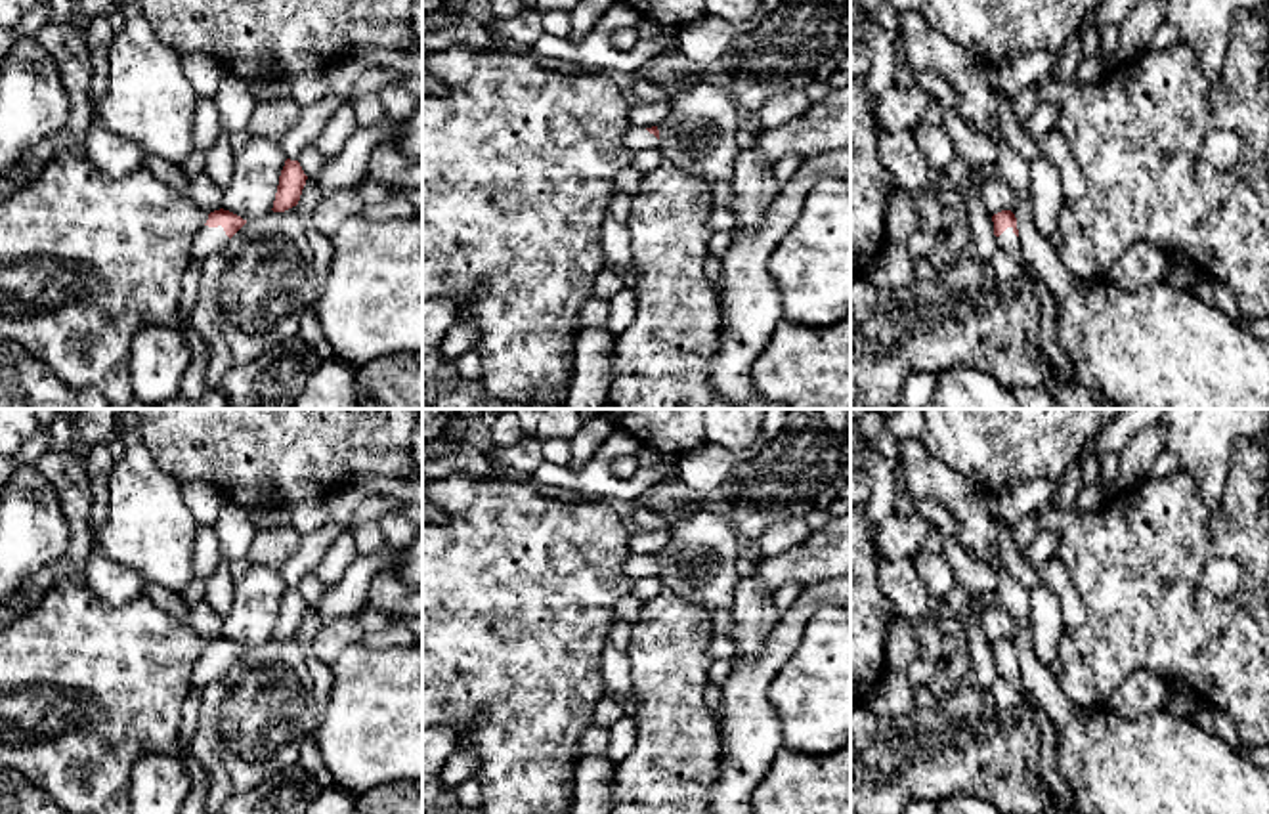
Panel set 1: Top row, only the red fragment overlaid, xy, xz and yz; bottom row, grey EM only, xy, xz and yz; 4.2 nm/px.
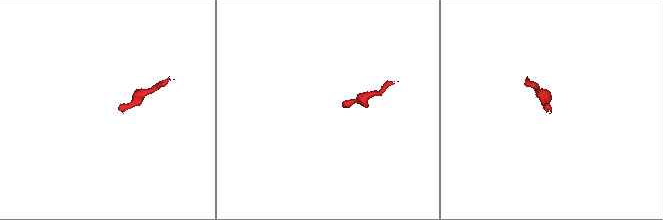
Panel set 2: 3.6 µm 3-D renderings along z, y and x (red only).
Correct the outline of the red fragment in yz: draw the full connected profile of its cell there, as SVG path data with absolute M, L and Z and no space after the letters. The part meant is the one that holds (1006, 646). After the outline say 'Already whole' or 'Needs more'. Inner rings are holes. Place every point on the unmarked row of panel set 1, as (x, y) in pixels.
M1001 638L992 644L992 650L1000 676L1007 682L1022 684L1015 642L1011 638Z. Needs more

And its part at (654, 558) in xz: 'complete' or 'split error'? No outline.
split error

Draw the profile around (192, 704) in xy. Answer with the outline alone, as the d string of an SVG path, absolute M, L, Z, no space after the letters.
M189 690L182 703L180 757L191 755L191 741L199 722L201 701L203 701L203 694L197 690Z

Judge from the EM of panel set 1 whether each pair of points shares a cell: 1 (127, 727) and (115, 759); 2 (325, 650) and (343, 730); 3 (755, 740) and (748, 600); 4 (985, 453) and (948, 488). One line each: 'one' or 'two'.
1: one
2: two
3: two
4: two

